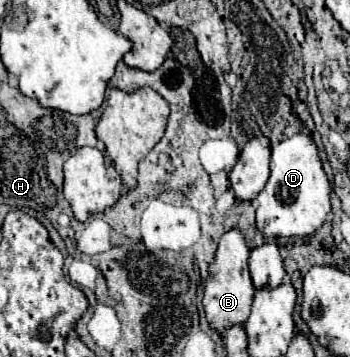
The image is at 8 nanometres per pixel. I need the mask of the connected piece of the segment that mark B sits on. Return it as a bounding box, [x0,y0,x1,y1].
[203,229,255,333]

